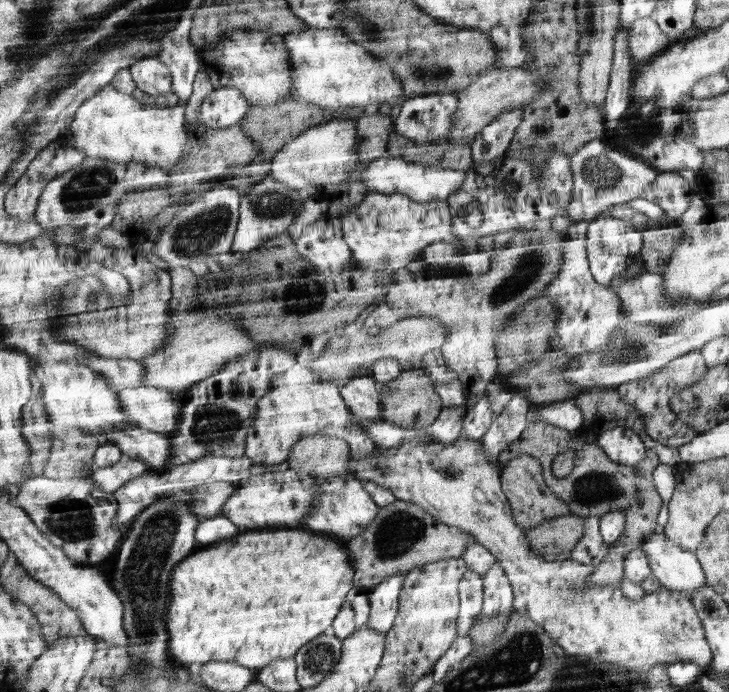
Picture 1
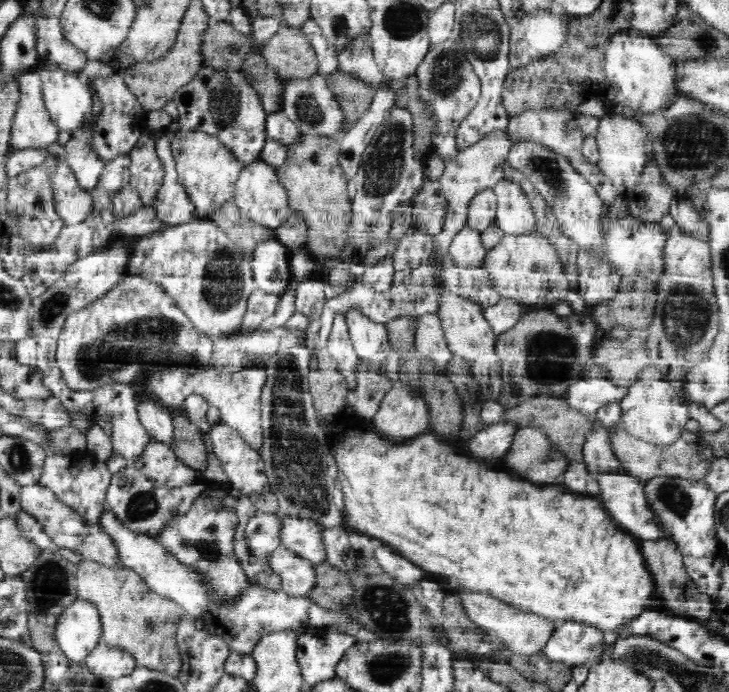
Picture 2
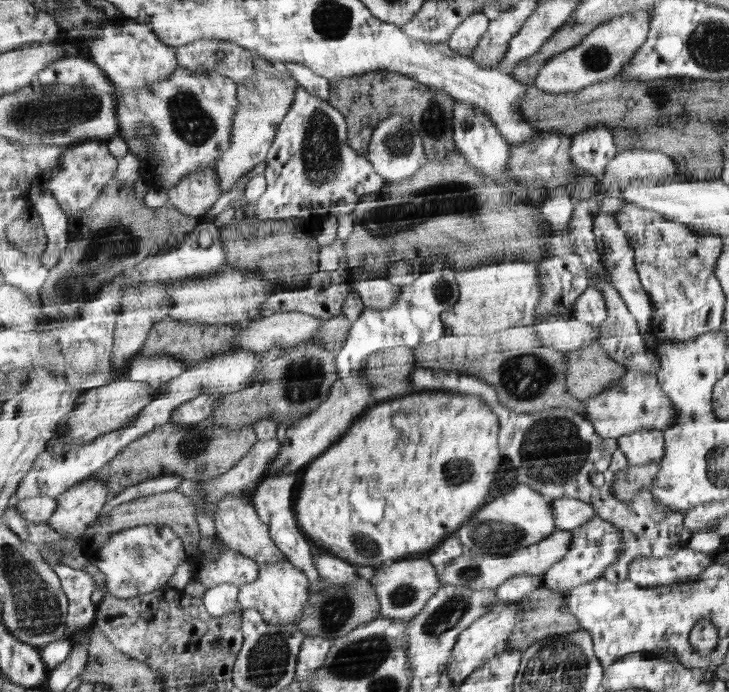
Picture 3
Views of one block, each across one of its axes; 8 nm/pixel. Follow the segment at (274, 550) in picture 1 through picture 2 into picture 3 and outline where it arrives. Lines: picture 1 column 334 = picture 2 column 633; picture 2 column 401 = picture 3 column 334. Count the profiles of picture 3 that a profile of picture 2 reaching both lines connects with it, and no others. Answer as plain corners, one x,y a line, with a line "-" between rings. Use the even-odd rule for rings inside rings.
423,392
423,394
413,394
405,396
401,400
389,400
374,404
367,414
363,414
351,430
331,446
331,450
326,450
319,458
316,458
305,470
303,476
302,489
295,500
294,508
297,514
297,522
301,530
307,536
309,542
314,546
323,548
347,562
360,566
371,566
373,568
384,565
391,566
394,562
401,561
415,554
432,552
435,548
453,532
457,532
463,526
463,520
468,522
477,512
487,504
487,498
491,494
491,484
495,480
495,472
499,470
501,464
501,452
499,452
499,415
489,407
489,403
479,395
451,394
451,392

